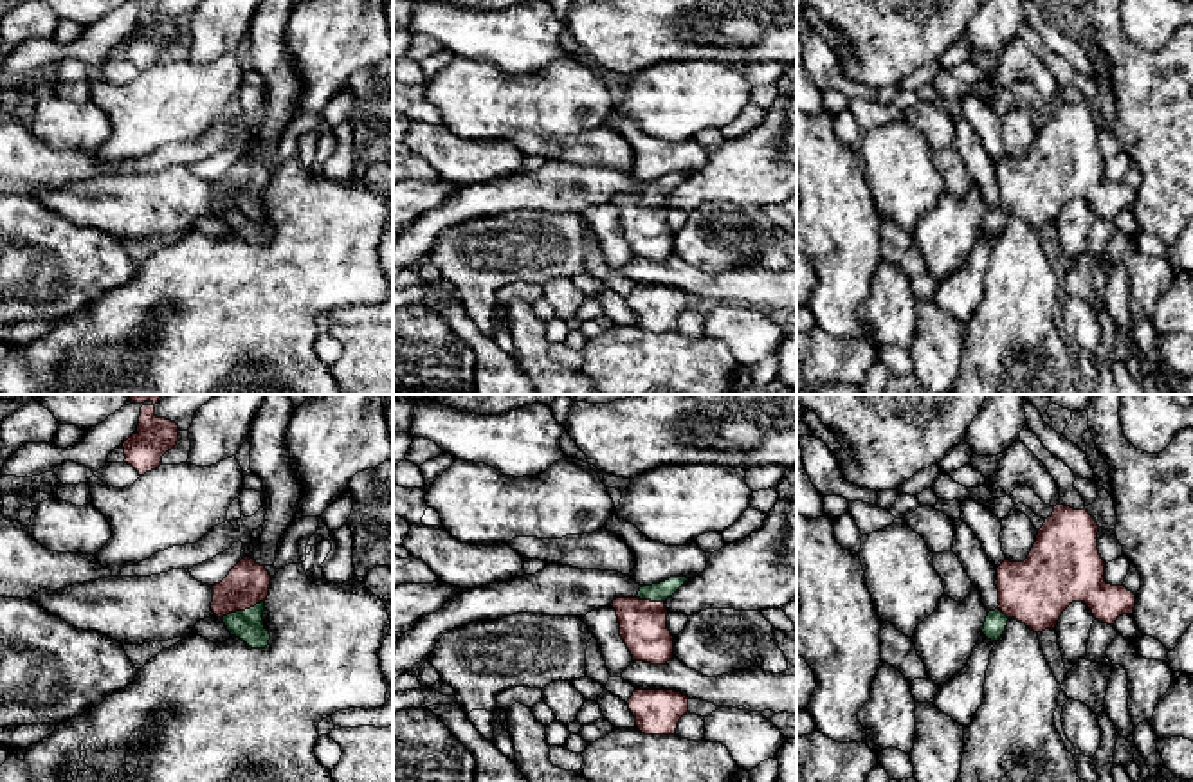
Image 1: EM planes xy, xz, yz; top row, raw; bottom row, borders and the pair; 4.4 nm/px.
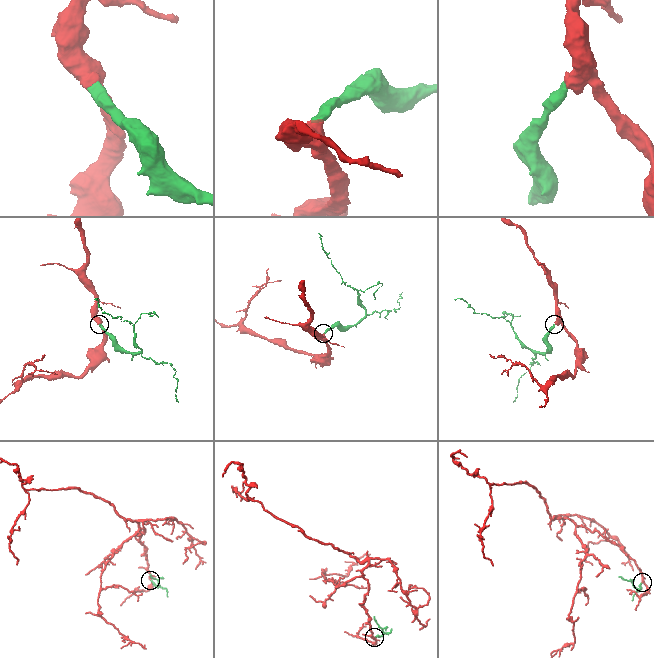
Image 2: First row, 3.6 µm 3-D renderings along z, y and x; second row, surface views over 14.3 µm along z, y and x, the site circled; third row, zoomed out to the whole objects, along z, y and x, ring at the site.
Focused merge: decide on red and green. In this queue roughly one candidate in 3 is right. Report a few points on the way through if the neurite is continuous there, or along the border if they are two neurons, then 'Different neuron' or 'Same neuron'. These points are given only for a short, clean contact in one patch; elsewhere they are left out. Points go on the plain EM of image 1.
Path across: xy (247, 181), (242, 190), (242, 206), (247, 222). Same neuron

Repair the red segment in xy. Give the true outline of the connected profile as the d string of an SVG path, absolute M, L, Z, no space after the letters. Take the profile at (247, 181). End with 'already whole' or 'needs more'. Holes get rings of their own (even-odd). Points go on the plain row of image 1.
M245 151L220 180L211 182L211 207L223 216L231 232L252 245L265 245L270 236L263 222L270 177L265 162Z; needs more

